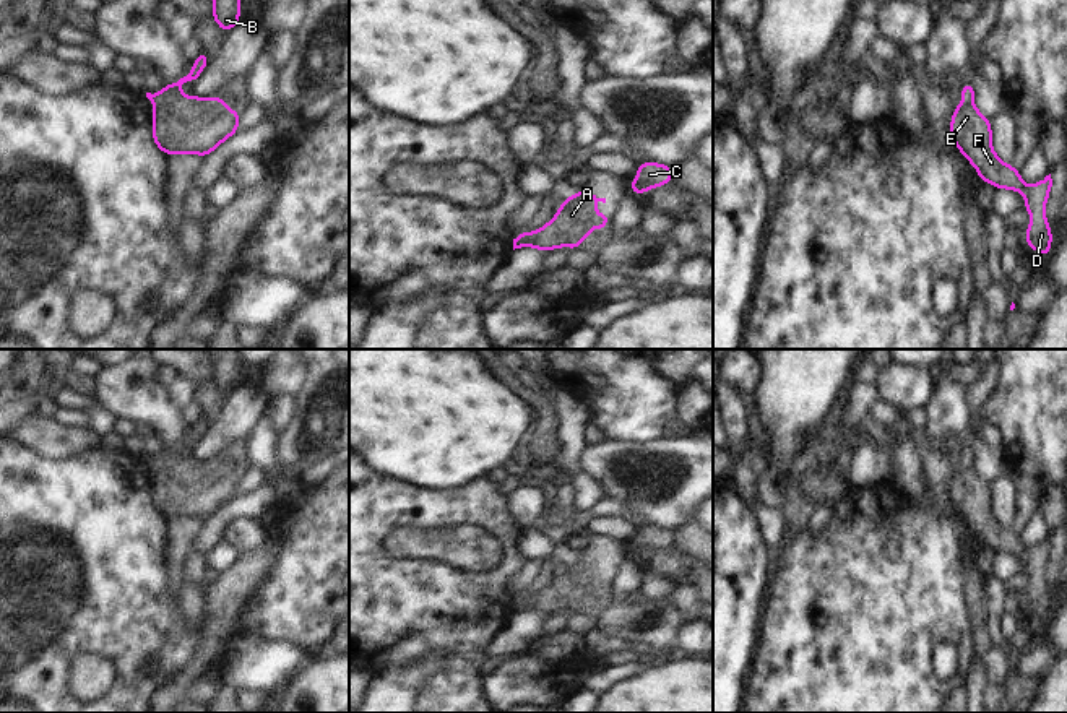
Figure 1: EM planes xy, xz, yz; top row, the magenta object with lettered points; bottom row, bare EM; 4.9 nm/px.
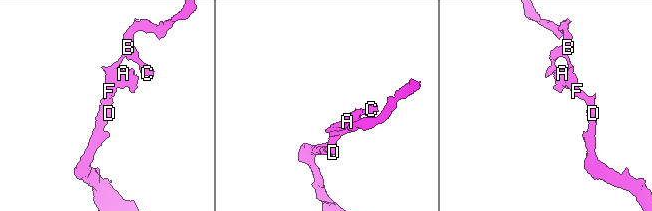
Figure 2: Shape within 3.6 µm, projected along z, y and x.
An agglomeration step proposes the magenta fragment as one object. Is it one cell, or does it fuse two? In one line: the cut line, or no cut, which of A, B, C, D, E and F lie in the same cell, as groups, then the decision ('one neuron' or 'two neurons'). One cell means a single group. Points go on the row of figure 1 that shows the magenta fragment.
cut in xy along (182, 95), (155, 106); A D E F / B C; two neurons

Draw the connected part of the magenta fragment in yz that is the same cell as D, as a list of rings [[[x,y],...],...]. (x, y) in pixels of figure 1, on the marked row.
[[[958,104],[950,120],[950,136],[957,149],[976,169],[979,180],[992,184],[997,190],[1015,190],[1023,195],[1030,224],[1025,240],[1031,250],[1049,255],[1052,232],[1046,218],[1046,201],[1051,195],[1051,174],[1041,182],[1026,185],[1013,164],[1005,164],[991,143],[991,119],[984,117],[974,104]]]

